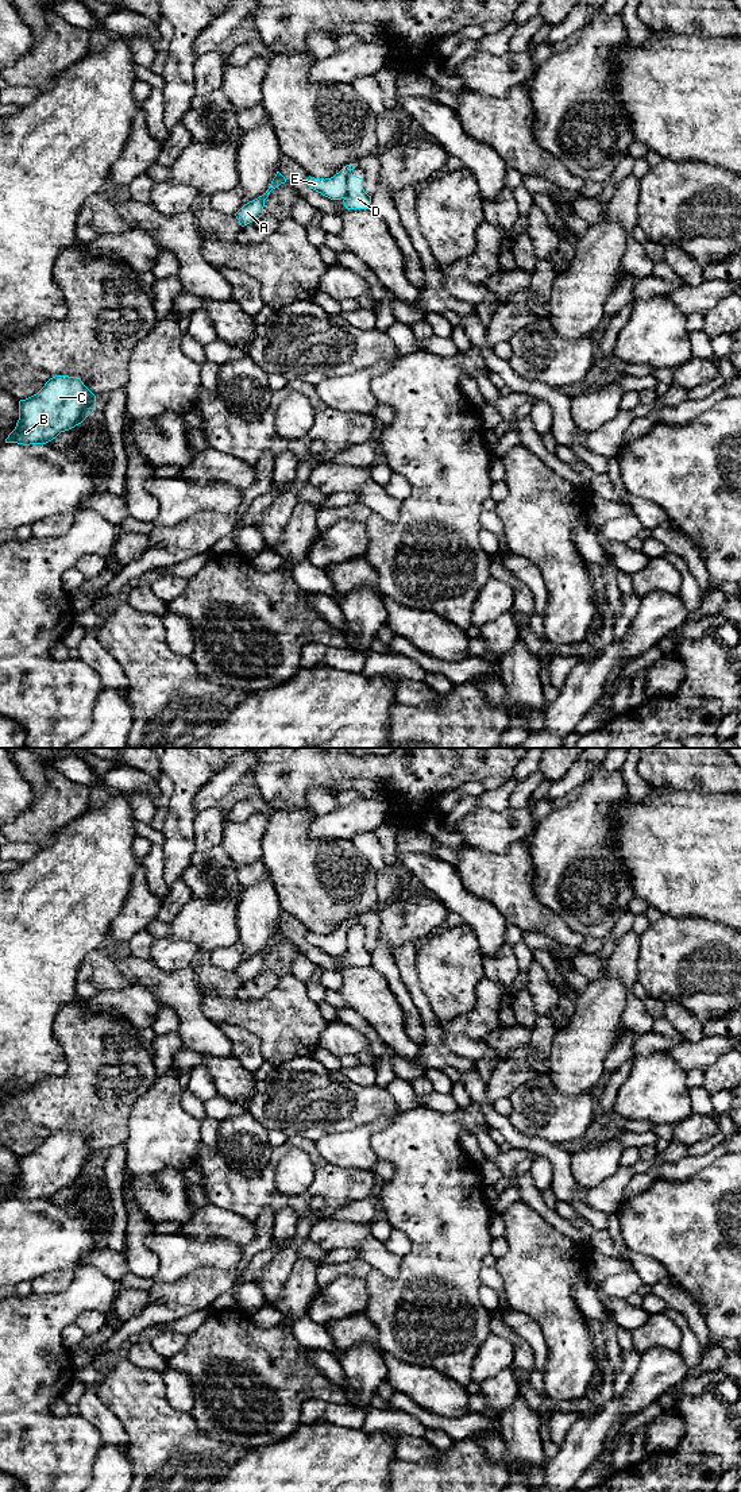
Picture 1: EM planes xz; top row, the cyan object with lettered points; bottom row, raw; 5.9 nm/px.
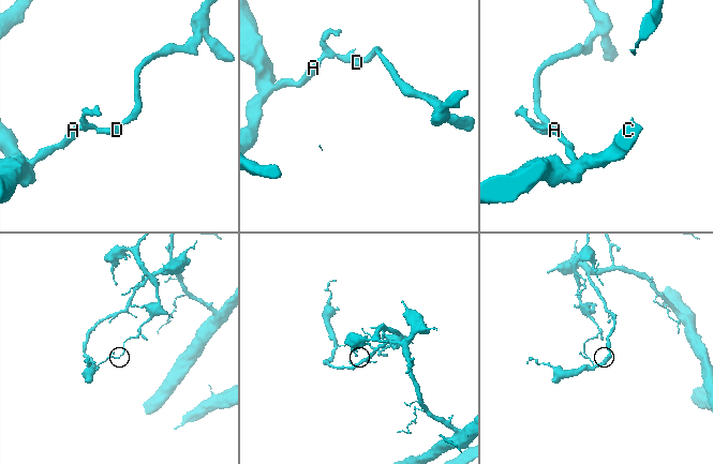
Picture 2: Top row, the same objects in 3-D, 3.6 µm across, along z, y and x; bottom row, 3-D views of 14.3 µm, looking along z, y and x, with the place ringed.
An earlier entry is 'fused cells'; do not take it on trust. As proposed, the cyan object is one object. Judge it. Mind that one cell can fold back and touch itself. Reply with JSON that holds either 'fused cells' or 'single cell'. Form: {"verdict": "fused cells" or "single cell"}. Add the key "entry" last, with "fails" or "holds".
{"verdict": "fused cells", "entry": "holds"}

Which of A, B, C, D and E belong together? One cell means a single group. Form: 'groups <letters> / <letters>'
groups A B C E / D

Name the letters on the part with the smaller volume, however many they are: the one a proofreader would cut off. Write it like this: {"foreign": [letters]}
{"foreign": ["D"]}

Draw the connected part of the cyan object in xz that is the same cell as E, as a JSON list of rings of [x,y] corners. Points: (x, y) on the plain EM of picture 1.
[[[350,920],[344,922],[339,929],[336,929],[331,934],[314,934],[308,933],[306,940],[310,945],[321,949],[323,952],[331,956],[341,956],[346,952],[347,933],[352,925],[355,925],[356,920]]]

